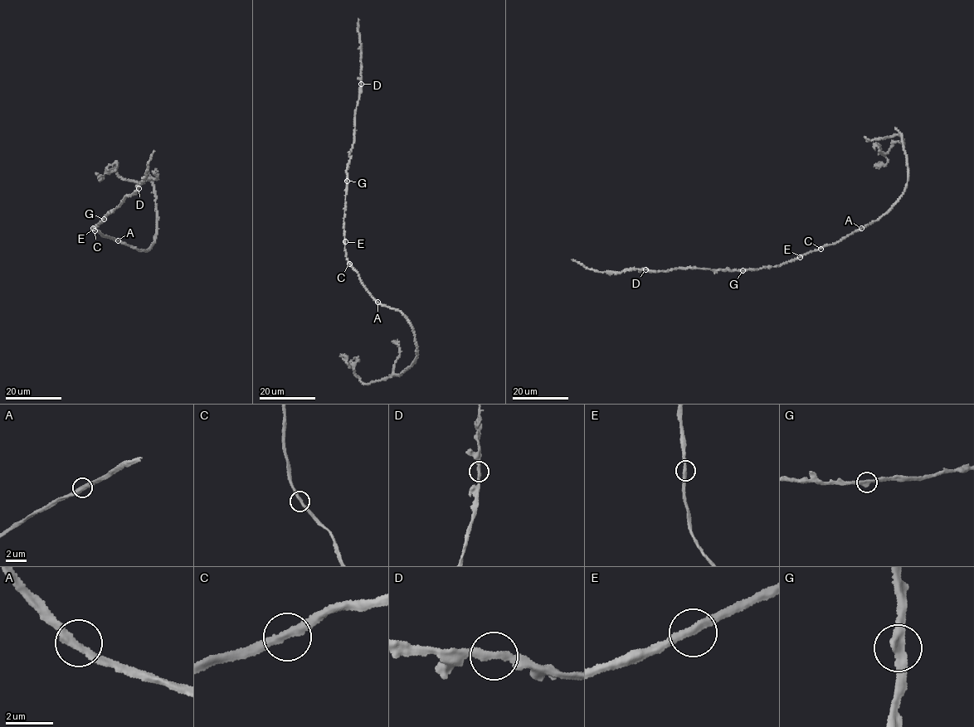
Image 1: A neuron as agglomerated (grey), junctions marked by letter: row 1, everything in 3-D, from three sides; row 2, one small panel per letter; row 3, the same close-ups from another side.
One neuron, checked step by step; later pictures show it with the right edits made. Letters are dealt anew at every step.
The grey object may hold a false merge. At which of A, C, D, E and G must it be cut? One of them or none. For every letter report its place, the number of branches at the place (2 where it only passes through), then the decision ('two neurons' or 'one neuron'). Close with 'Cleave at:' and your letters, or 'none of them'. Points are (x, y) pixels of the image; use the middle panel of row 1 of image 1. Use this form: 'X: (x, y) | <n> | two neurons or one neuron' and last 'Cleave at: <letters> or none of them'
A: (377, 302) | 2 | one neuron
C: (349, 264) | 2 | one neuron
D: (361, 84) | 2 | one neuron
E: (345, 241) | 2 | one neuron
G: (347, 181) | 2 | one neuron
Cleave at: none of them

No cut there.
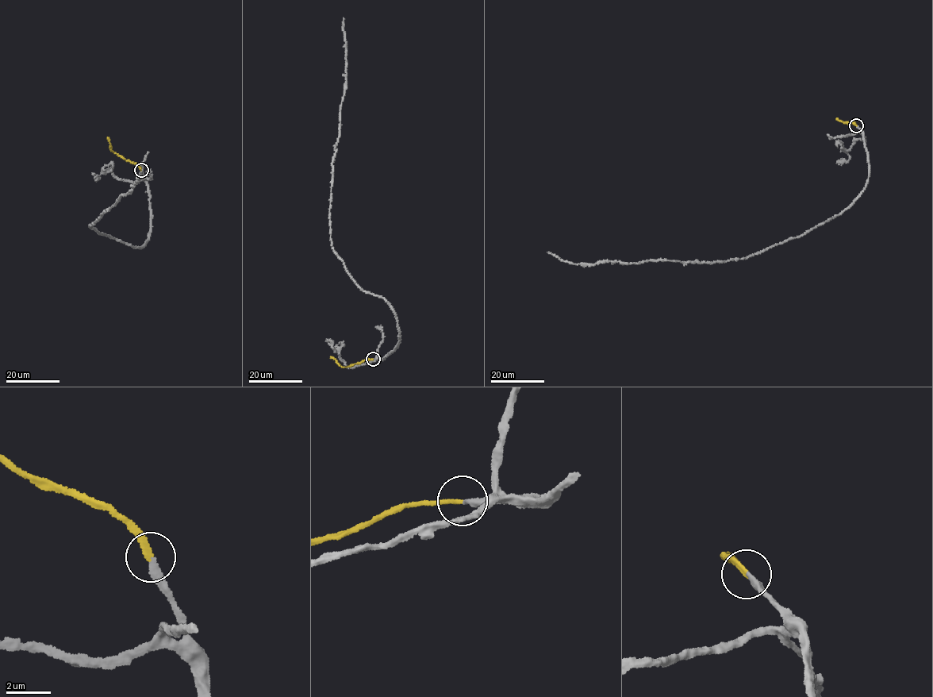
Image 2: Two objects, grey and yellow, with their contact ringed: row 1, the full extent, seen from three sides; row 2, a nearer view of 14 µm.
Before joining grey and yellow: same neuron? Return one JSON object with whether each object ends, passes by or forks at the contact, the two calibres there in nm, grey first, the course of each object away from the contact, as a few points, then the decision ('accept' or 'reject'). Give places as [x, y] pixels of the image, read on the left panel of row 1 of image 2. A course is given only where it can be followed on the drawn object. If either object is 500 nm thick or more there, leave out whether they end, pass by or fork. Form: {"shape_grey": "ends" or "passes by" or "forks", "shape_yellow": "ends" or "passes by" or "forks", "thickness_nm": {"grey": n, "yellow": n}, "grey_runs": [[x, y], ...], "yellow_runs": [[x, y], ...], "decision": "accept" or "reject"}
{"shape_grey": "ends", "shape_yellow": "ends", "thickness_nm": {"grey": 280, "yellow": 240}, "grey_runs": [[141, 170], [151, 207], [150, 233], [145, 244], [133, 248], [90, 225], [123, 194], [130, 192], [148, 152]], "yellow_runs": [[141, 170], [136, 163], [113, 152], [108, 136]], "decision": "accept"}

